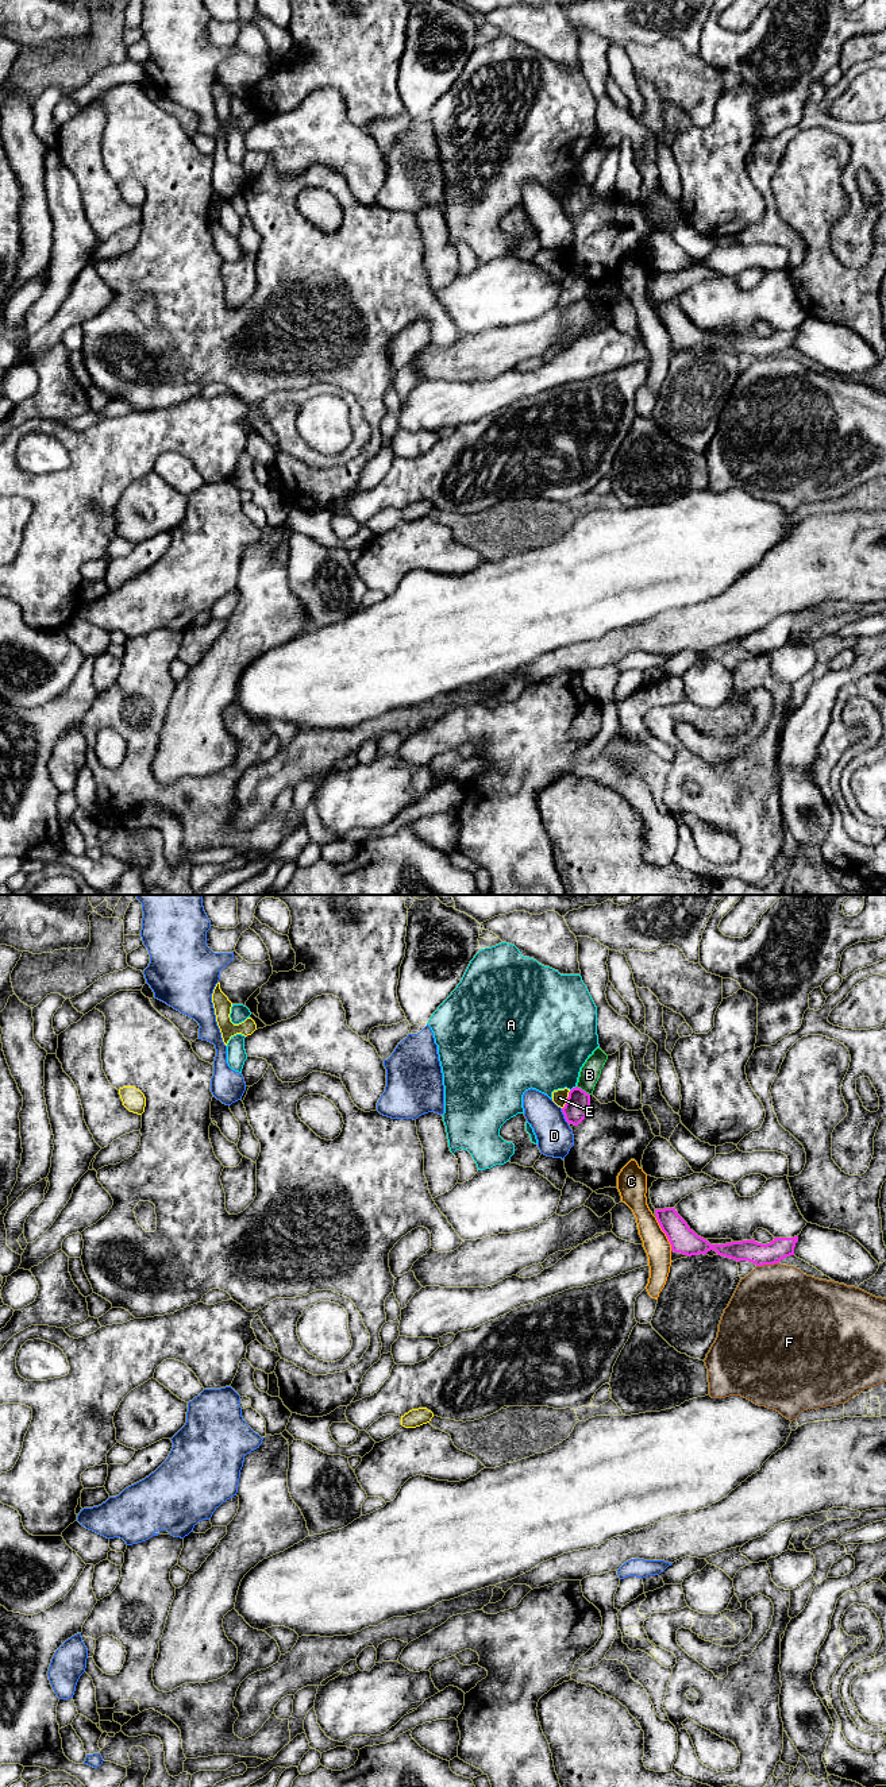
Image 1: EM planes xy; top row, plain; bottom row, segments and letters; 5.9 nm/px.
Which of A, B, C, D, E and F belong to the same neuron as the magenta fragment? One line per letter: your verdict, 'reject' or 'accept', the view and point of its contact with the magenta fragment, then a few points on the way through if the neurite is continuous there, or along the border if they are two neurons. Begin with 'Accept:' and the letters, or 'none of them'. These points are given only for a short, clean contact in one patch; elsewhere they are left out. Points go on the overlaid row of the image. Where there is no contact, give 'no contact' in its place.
Accept: none of them
A: reject | xy (573, 1088)
B: reject | xy (584, 1091) | along xy (577, 1085), (589, 1095)
C: reject | xy (665, 1232) | along xy (655, 1218), (671, 1250)
D: reject | xy (565, 1116) | along xy (561, 1108), (569, 1123)
E: reject | xy (567, 1100) | along xy (570, 1091), (562, 1108)
F: reject | xy (767, 1263)

